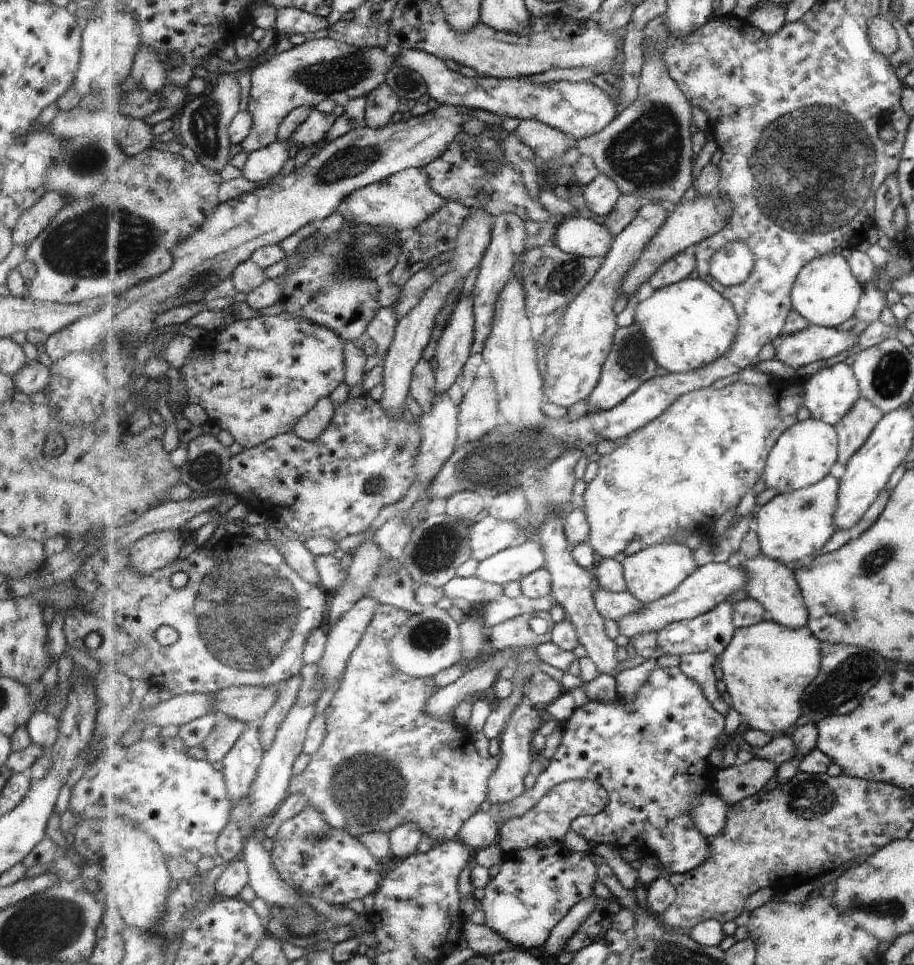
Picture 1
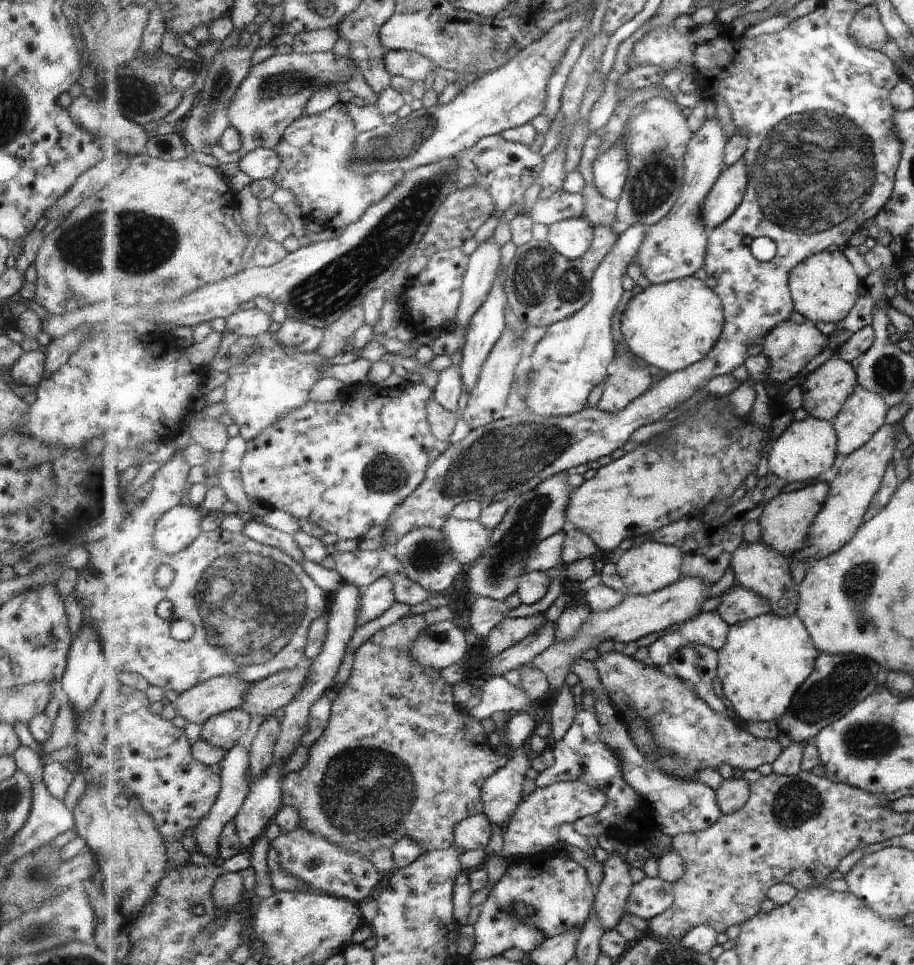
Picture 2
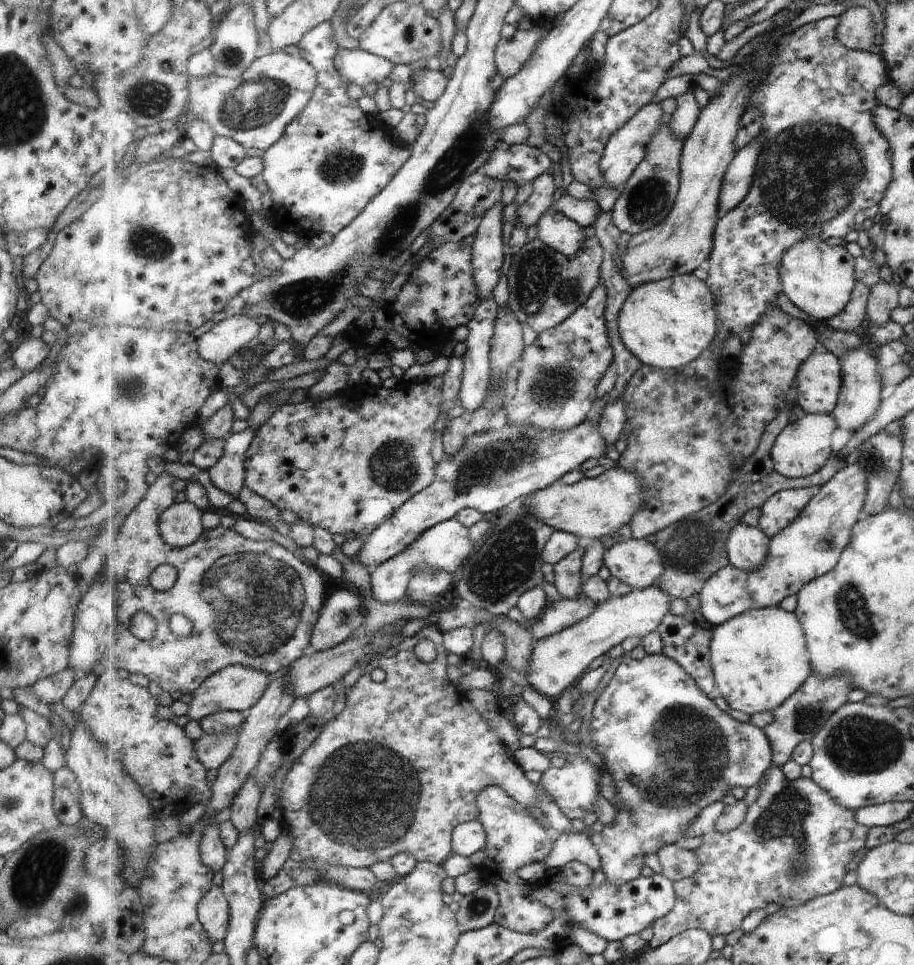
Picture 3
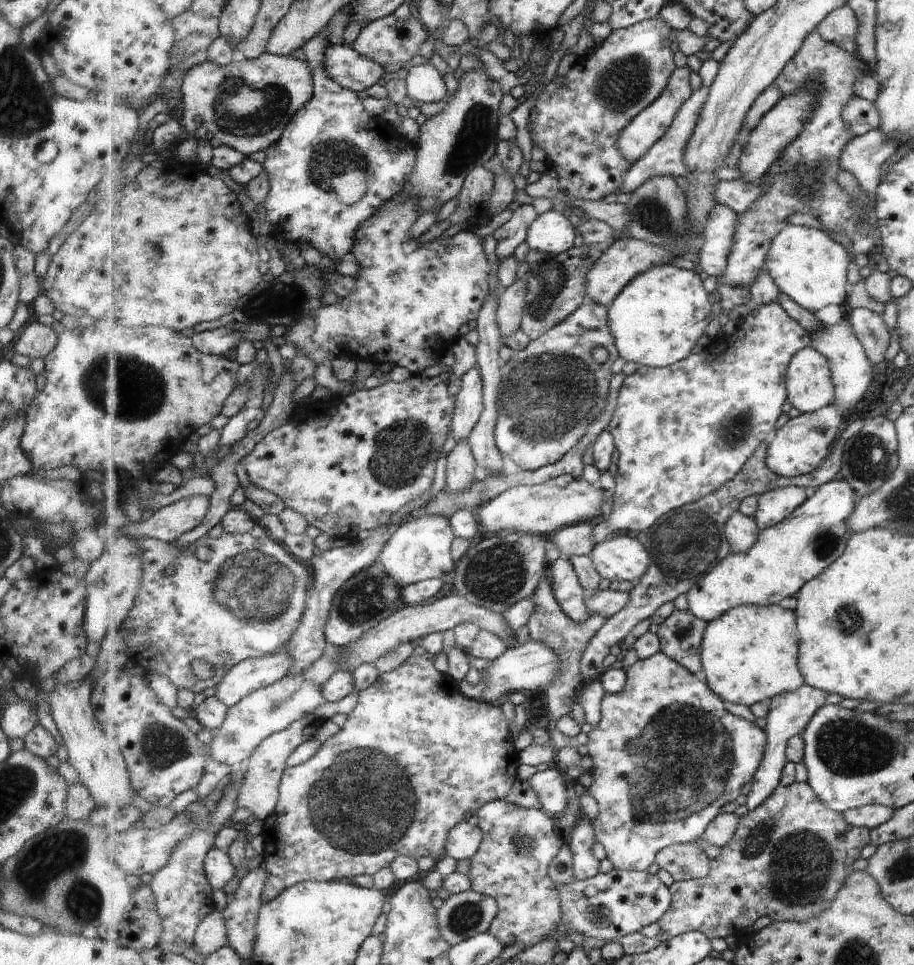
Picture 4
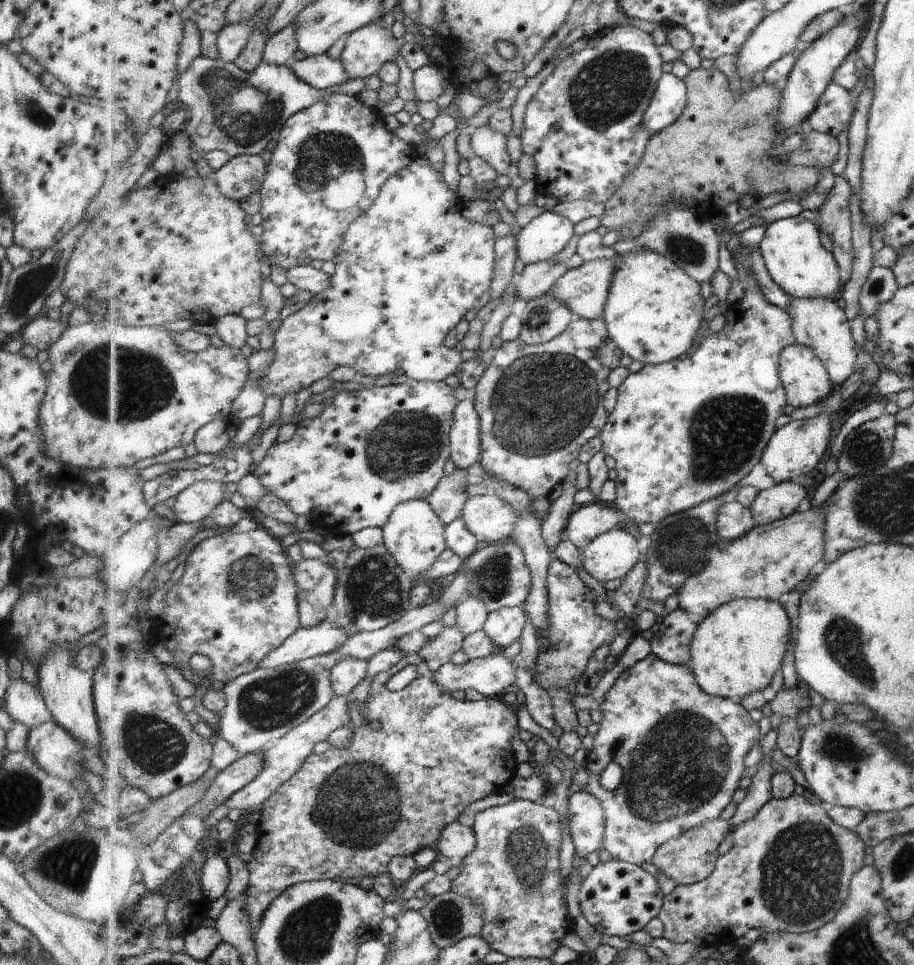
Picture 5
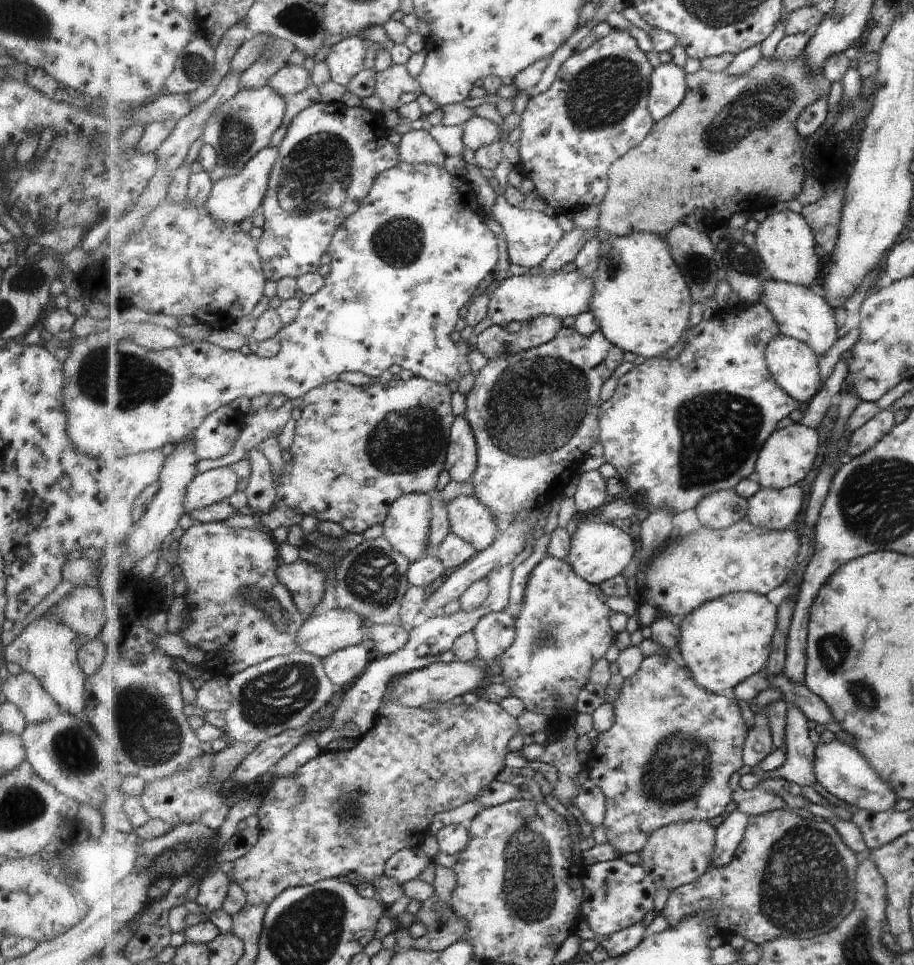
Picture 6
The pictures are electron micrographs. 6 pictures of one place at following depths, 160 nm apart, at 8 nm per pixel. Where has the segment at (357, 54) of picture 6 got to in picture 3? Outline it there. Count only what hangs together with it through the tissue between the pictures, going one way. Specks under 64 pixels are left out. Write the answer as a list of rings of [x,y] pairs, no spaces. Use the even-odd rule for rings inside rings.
[[[399,1],[387,5],[382,9],[375,20],[364,30],[358,39],[359,48],[367,52],[382,56],[395,64],[408,64],[417,62],[419,58],[437,57],[443,50],[441,44],[441,24],[431,15],[422,3],[409,4]]]

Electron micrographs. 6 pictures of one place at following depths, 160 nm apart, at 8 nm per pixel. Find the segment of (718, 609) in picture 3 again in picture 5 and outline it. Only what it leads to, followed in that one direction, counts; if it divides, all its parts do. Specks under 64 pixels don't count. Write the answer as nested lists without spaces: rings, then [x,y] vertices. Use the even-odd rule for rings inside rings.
[[[824,506],[818,512],[812,509],[802,514],[796,512],[768,525],[756,525],[741,538],[713,547],[705,568],[687,578],[676,592],[679,608],[700,620],[735,599],[747,597],[777,601],[781,594],[798,590],[815,564],[824,562],[825,513]]]

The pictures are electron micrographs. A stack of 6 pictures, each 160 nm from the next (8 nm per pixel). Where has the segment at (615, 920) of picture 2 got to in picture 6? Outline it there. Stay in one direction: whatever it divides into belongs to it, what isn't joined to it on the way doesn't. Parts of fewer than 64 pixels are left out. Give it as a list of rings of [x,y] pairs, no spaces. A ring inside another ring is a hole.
[[[649,656],[643,659],[641,668],[629,678],[624,679],[619,698],[613,702],[616,716],[616,723],[611,730],[599,733],[595,740],[593,749],[589,752],[589,759],[585,763],[588,768],[588,776],[606,796],[606,817],[605,830],[608,834],[608,841],[621,854],[638,853],[648,844],[649,838],[657,829],[672,825],[678,822],[708,821],[713,820],[715,816],[726,816],[733,806],[733,791],[729,788],[729,779],[731,774],[737,773],[744,765],[744,744],[748,740],[748,727],[745,724],[745,718],[741,714],[741,708],[737,706],[737,699],[731,694],[710,693],[703,687],[700,687],[687,667],[677,665],[672,659],[667,657]]]

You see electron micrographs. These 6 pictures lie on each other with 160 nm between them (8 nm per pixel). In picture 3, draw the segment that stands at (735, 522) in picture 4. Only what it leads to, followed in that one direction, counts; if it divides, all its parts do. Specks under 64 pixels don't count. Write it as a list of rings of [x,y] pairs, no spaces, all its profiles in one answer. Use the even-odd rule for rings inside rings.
[[[741,520],[727,539],[730,563],[746,571],[764,565],[768,560],[771,541],[758,526],[749,526]]]

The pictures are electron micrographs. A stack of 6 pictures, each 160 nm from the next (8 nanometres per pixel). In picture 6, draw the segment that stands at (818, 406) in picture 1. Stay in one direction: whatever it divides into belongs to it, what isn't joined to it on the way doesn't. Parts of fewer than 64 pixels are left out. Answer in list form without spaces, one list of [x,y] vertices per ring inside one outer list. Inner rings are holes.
[[[779,334],[769,341],[765,352],[766,366],[773,378],[800,403],[806,405],[821,390],[820,358],[806,342]]]

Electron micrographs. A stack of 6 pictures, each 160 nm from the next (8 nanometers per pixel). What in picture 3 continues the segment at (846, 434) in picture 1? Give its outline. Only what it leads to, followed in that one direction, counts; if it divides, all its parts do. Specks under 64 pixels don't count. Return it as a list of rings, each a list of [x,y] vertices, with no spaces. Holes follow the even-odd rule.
[[[851,349],[843,356],[840,356],[841,366],[843,367],[843,378],[840,390],[840,400],[836,409],[833,410],[834,417],[838,422],[839,428],[855,432],[857,428],[863,429],[880,408],[883,400],[883,389],[885,382],[882,379],[881,365],[867,350]]]

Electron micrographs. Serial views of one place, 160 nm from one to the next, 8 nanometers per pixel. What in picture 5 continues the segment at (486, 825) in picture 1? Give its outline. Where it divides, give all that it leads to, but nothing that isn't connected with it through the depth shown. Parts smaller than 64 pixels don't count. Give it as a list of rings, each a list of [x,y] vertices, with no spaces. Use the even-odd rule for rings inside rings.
[[[455,821],[440,832],[437,851],[458,862],[468,857],[477,846],[475,831],[470,823]]]

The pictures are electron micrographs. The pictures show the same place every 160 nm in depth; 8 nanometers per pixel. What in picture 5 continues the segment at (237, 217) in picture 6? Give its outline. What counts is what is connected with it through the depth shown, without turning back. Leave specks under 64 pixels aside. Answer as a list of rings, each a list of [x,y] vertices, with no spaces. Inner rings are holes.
[[[241,155],[232,158],[212,176],[221,194],[240,203],[251,194],[261,192],[267,171],[268,164],[260,155]]]

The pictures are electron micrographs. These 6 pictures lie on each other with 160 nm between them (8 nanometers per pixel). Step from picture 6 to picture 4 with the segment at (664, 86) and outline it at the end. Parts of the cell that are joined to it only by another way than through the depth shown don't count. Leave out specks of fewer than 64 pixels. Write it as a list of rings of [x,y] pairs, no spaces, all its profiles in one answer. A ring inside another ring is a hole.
[[[687,66],[676,69],[664,93],[651,106],[642,110],[641,114],[638,114],[627,128],[623,129],[618,142],[620,151],[633,164],[643,158],[651,150],[651,147],[665,136],[665,133],[674,123],[677,113],[693,96],[694,88],[691,87],[691,82],[689,82],[689,71],[691,70]]]

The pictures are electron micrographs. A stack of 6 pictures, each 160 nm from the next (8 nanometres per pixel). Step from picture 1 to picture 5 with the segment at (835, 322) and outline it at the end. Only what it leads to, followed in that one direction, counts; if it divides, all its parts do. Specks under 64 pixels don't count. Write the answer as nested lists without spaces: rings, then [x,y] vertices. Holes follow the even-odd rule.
[[[797,215],[771,223],[758,246],[773,280],[795,298],[837,298],[843,290],[838,262],[821,244],[821,230],[815,222]]]

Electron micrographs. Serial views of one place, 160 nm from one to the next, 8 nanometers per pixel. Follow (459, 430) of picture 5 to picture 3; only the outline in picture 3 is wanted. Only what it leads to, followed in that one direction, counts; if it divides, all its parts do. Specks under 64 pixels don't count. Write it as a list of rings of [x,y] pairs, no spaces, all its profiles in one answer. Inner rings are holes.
[[[492,296],[482,298],[481,304],[479,304],[477,310],[475,310],[475,318],[467,325],[470,329],[470,334],[466,340],[468,350],[463,355],[464,375],[460,390],[460,404],[466,411],[467,416],[482,407],[482,404],[485,403],[488,398],[488,392],[491,390],[492,368],[490,363],[490,340],[496,327],[495,321],[499,307]]]

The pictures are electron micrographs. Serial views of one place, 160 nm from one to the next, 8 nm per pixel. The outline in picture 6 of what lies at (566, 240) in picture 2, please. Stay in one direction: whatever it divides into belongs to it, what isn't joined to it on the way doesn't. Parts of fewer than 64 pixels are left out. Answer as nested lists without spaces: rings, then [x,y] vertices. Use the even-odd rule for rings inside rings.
[[[502,194],[496,195],[496,202],[491,209],[484,214],[491,214],[494,219],[503,228],[507,240],[507,255],[511,263],[535,268],[542,266],[542,262],[556,249],[560,244],[561,238],[566,233],[563,228],[557,224],[555,216],[547,216],[543,211],[528,211],[512,206],[505,200]]]

